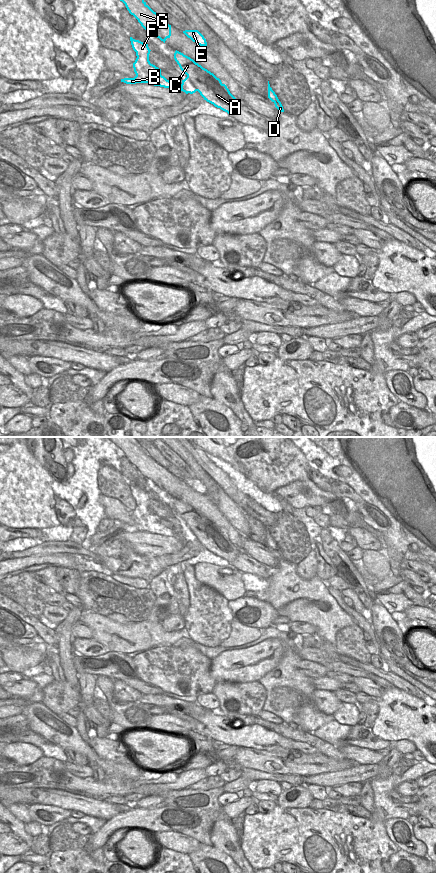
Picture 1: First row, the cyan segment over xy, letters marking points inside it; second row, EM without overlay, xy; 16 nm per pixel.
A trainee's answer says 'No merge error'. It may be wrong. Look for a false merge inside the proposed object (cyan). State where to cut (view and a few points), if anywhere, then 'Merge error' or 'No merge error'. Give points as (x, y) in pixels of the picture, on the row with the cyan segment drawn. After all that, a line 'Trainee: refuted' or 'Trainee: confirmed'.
Split along xy (212, 73), (206, 79), (199, 82), (197, 90). Merge error
Trainee: refuted

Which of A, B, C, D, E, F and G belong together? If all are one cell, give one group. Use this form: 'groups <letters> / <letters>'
groups A / B C D E F G

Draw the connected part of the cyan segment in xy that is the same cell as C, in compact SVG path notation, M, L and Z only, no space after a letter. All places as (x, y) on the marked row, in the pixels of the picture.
M175 51L174 59L179 65L180 69L187 75L187 77L182 80L181 91L186 94L193 94L198 91L198 85L200 81L207 80L211 77L211 72L203 68L201 65L196 63L190 57L184 55L179 51Z

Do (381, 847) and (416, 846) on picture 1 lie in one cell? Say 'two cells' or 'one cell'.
two cells

